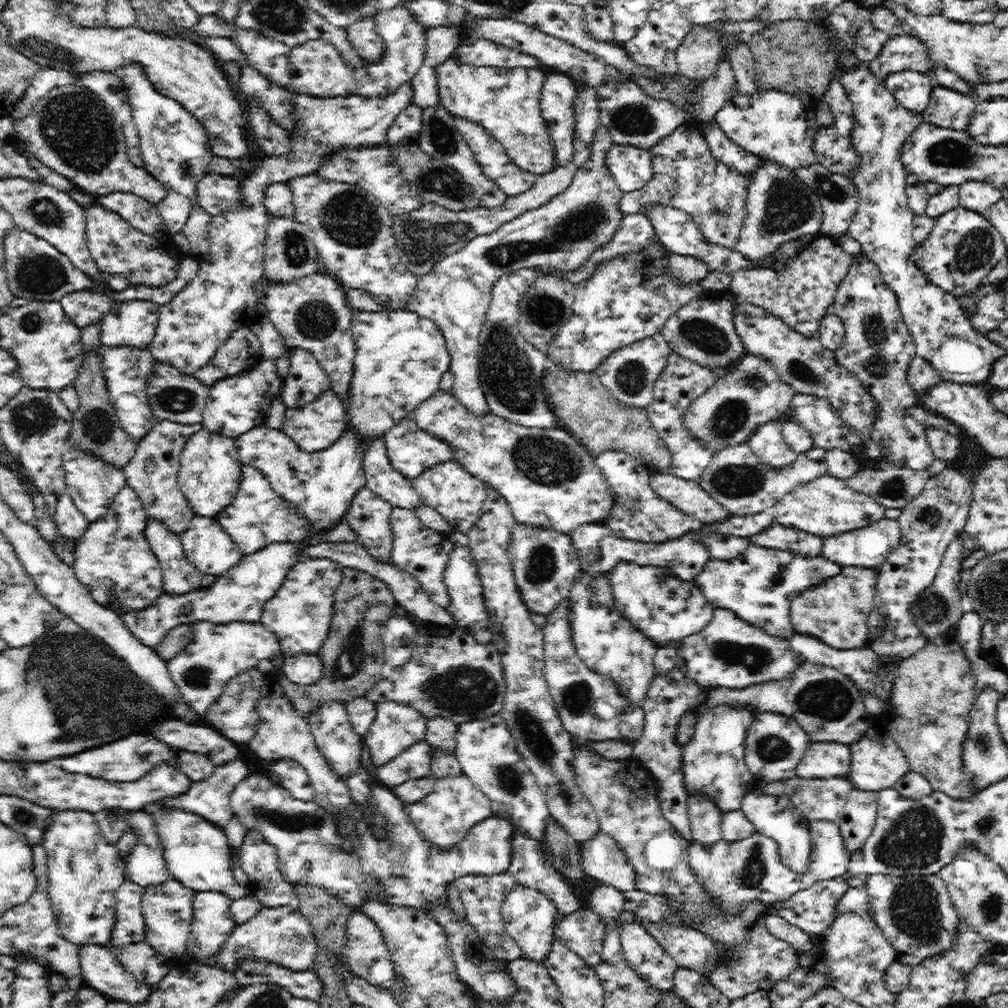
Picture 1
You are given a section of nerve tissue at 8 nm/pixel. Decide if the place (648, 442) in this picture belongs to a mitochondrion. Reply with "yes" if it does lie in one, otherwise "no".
no

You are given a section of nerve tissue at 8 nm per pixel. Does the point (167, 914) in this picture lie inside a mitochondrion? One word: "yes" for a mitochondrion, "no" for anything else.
yes

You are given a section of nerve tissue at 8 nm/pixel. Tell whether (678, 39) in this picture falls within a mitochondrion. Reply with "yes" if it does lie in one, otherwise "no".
no

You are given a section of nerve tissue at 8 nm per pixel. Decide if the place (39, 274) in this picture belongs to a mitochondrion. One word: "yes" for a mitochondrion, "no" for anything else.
yes

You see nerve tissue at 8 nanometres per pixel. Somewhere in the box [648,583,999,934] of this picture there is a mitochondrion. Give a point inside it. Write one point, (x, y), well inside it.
(914, 841)

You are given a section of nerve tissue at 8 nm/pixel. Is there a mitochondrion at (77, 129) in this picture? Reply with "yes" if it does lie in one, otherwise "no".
yes

